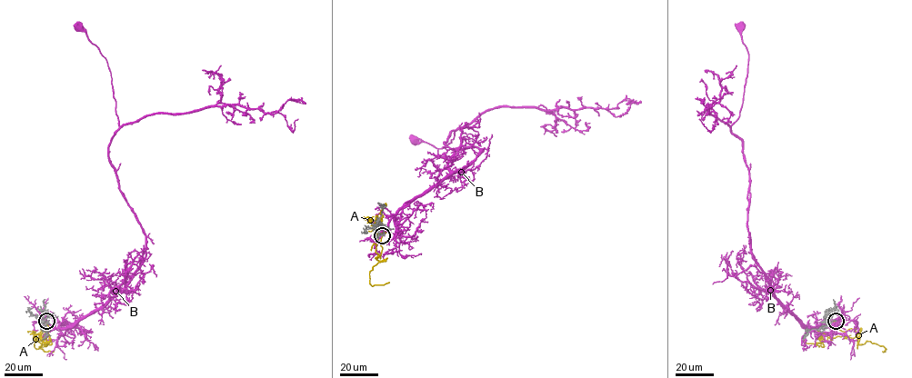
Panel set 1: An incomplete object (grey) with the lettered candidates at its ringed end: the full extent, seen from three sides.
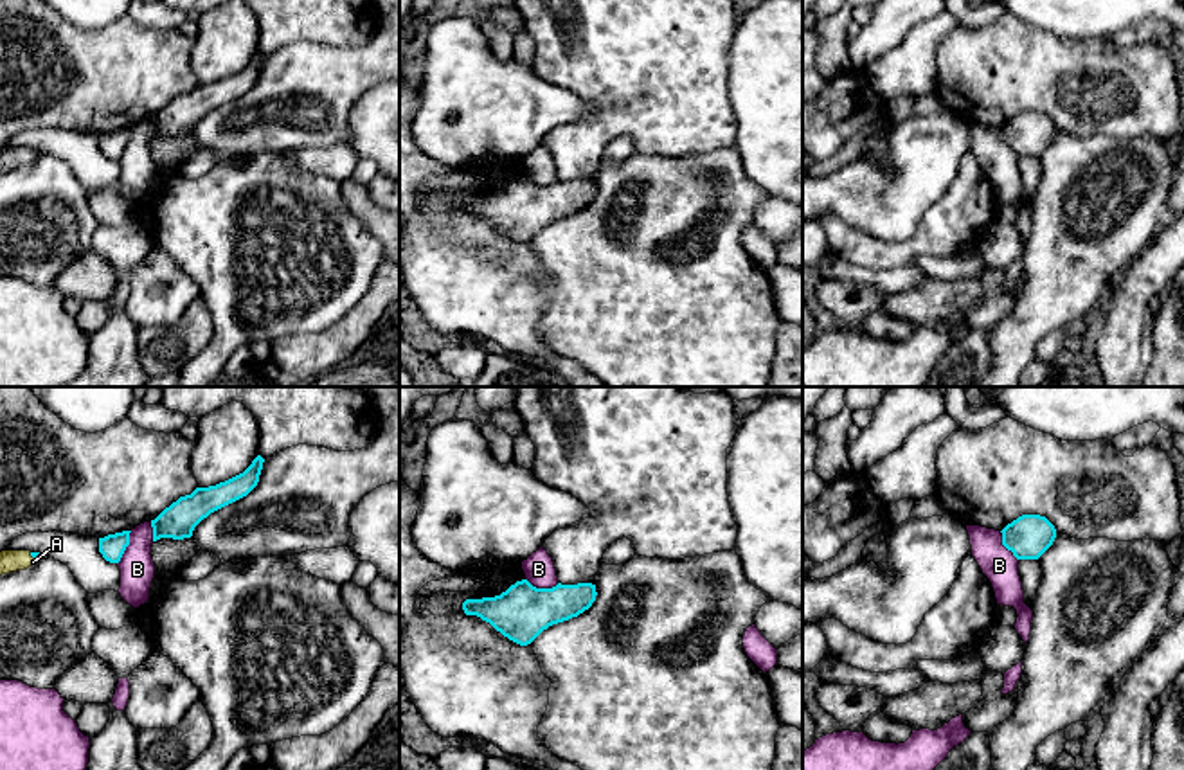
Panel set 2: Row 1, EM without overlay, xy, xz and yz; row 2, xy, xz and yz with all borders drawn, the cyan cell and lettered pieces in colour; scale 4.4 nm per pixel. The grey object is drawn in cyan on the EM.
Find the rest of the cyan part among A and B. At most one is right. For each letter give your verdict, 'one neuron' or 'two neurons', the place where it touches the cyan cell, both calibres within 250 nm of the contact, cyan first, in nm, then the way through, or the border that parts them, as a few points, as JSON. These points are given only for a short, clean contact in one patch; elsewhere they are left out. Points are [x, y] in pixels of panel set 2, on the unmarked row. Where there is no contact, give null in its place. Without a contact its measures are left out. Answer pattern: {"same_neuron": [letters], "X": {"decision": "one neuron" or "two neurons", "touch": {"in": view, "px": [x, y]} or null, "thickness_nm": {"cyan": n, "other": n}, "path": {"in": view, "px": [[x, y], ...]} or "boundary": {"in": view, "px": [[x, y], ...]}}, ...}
{"same_neuron": ["A"], "A": {"decision": "one neuron", "touch": {"in": "xy", "px": [33, 153]}, "thickness_nm": {"cyan": 40, "other": 100}, "path": {"in": "xy", "px": [[36, 153], [33, 153], [9, 157]]}}, "B": {"decision": "two neurons", "touch": {"in": "xy", "px": [126, 143]}, "thickness_nm": {"cyan": 120, "other": 160}}}

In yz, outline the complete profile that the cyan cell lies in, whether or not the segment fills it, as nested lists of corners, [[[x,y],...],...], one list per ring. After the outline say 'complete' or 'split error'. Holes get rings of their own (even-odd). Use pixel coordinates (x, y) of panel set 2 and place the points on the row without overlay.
[[[1022,112],[1002,128],[1002,142],[1017,157],[1038,157],[1054,139],[1054,122],[1040,112]]]; complete

